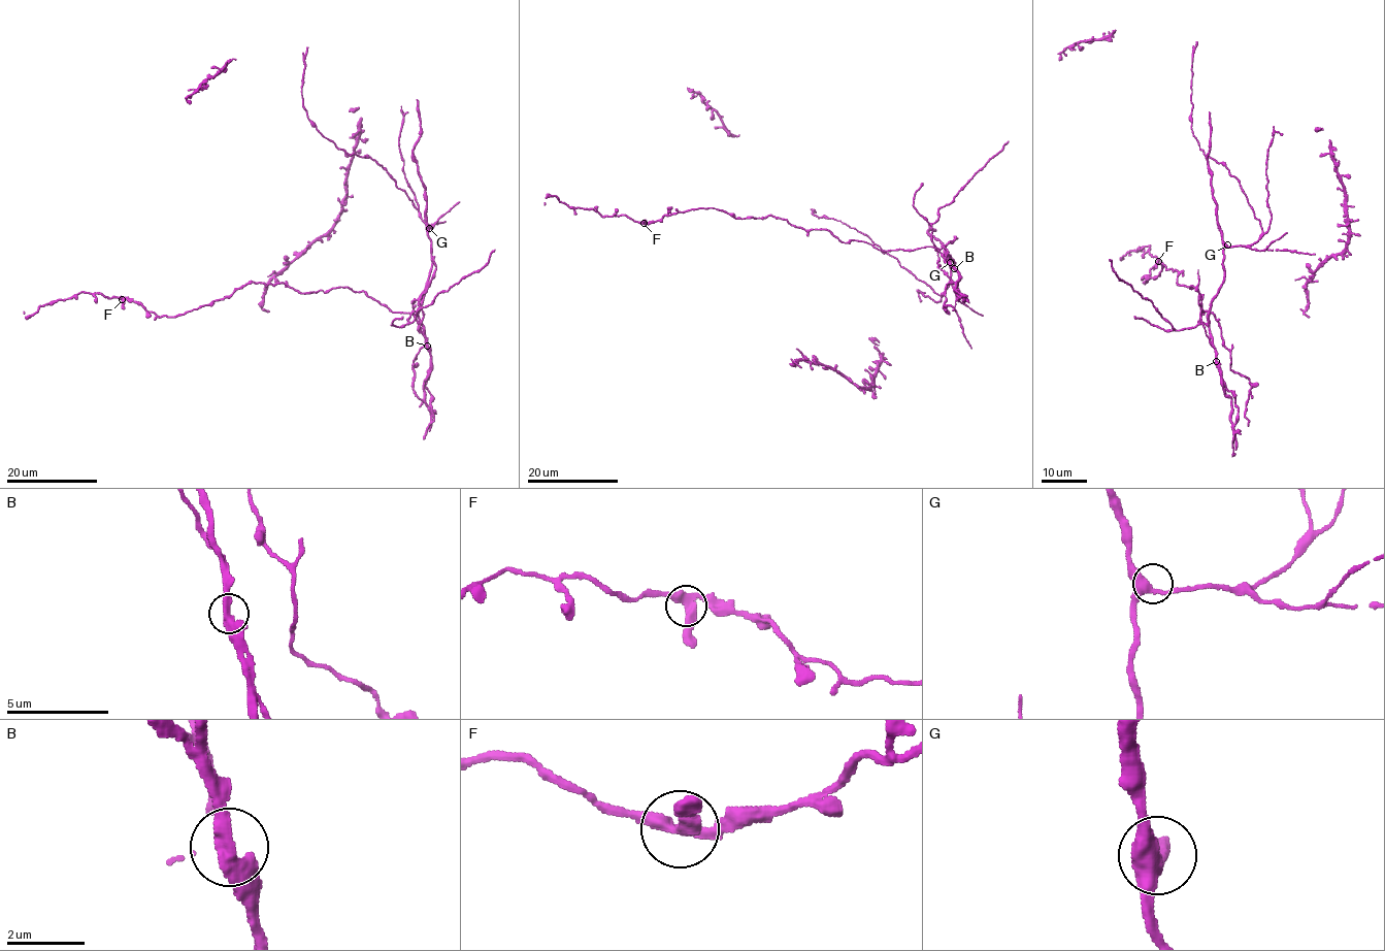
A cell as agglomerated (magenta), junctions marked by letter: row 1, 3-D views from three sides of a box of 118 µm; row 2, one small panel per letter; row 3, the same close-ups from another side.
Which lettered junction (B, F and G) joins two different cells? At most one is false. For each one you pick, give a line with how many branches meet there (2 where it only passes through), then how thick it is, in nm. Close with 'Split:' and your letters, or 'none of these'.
B: branches 3; calibre 360 nm
Split: B

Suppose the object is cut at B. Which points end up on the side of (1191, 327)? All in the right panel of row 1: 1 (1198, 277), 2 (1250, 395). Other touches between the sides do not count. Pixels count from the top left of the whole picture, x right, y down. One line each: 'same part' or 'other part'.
1: other part
2: other part

